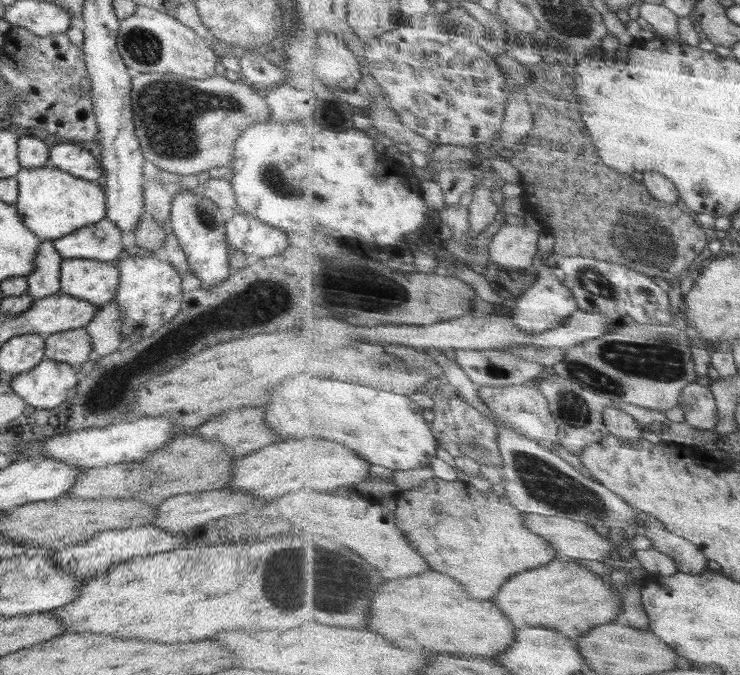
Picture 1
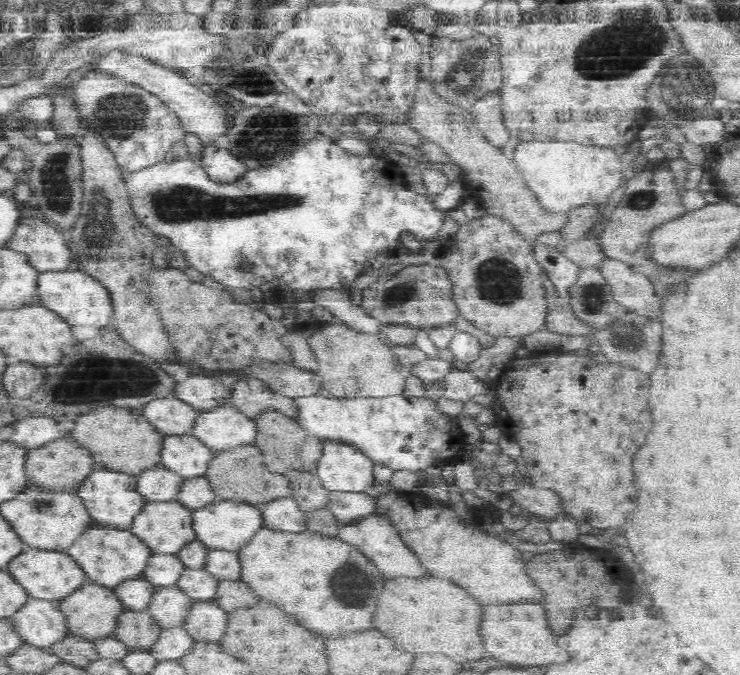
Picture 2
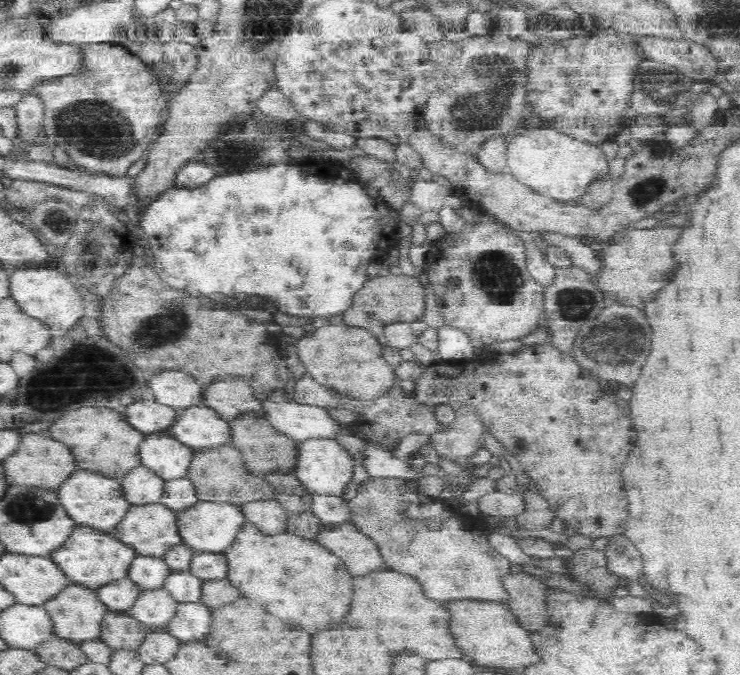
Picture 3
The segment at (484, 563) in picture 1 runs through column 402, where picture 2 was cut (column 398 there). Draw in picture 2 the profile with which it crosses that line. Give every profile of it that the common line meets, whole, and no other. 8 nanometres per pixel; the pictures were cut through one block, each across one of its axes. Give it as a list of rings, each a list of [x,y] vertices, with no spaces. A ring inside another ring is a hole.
[[[394,490],[377,499],[378,513],[391,515],[393,525],[401,532],[403,540],[410,544],[410,548],[418,552],[430,574],[458,582],[482,604],[516,604],[522,600],[542,603],[542,600],[546,600],[546,594],[528,576],[525,569],[527,558],[502,556],[502,548],[506,548],[507,542],[500,540],[501,537],[486,536],[486,532],[474,532],[474,529],[466,527],[464,514],[456,514],[460,511],[448,504],[434,505],[428,498]],[[448,532],[452,534],[452,540],[448,538]]]

